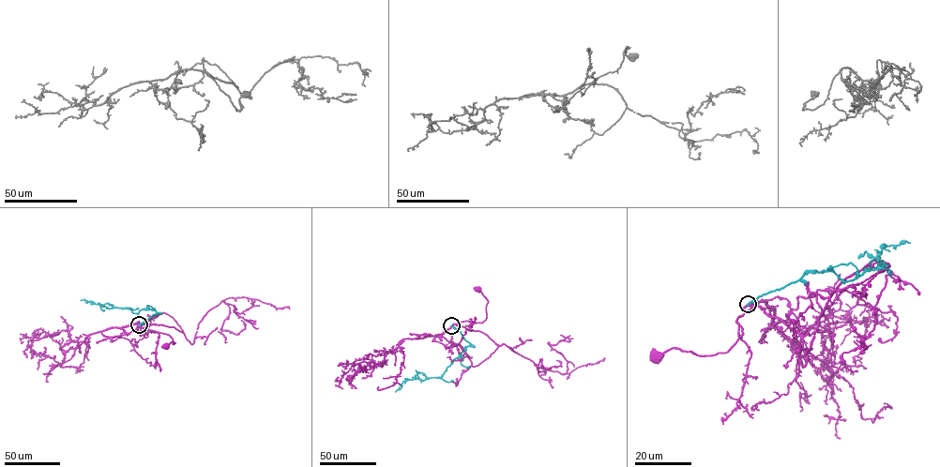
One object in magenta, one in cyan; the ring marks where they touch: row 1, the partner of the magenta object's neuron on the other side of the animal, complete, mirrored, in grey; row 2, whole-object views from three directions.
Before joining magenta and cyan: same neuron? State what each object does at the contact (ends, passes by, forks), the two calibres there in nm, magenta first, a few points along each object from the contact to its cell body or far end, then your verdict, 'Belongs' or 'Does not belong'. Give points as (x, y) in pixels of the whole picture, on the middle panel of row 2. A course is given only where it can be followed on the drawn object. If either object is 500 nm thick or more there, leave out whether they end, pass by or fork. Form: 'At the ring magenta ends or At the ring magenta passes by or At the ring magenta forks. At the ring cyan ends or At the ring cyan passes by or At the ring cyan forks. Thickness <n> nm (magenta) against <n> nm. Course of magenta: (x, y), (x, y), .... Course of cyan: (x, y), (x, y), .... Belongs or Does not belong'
Thickness 500 nm (magenta) against 320 nm. Course of magenta: (451, 325), (464, 321), (481, 323), (485, 320), (488, 300), (477, 288). Course of cyan: (451, 325), (470, 344), (441, 376), (405, 380), (395, 391). Does not belong

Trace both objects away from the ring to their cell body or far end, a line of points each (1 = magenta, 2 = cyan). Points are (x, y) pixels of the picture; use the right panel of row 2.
1: (747, 305), (736, 320), (743, 334), (726, 352), (700, 355), (672, 348), (663, 353), (653, 352), (652, 354)
2: (747, 305), (813, 270), (832, 270), (844, 280), (853, 280), (884, 265), (878, 258), (883, 245), (909, 243)

